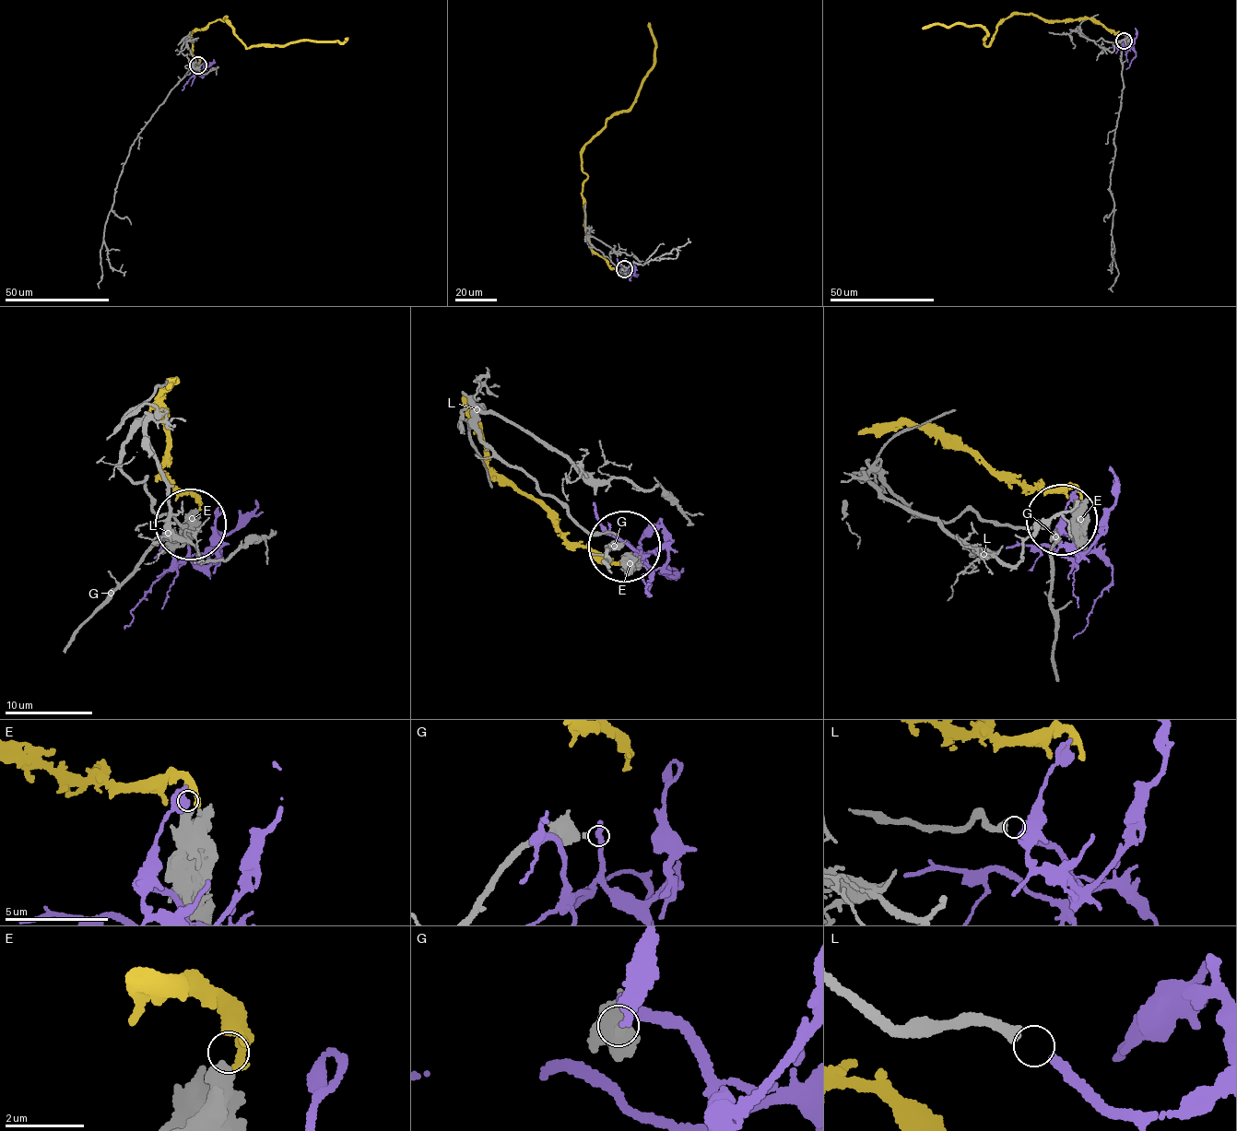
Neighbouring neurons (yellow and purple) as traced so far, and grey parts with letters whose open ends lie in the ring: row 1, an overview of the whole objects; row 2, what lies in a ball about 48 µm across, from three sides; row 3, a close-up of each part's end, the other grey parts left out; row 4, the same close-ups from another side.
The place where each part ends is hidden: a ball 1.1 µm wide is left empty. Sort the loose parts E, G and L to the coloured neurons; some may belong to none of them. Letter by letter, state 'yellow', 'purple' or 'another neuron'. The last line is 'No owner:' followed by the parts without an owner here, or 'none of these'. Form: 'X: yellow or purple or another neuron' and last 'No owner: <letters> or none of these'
E: yellow
G: another neuron
L: purple
No owner: G

